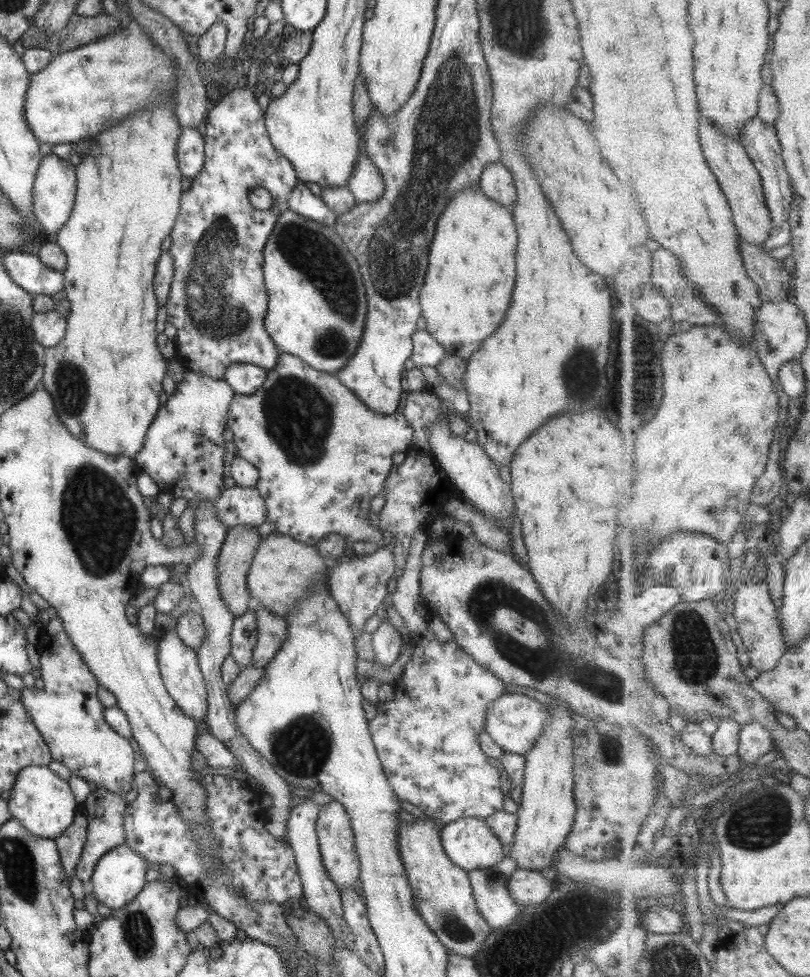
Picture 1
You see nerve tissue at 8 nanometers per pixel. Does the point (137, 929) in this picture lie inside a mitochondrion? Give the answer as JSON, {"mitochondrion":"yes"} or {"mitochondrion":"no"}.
{"mitochondrion":"yes"}

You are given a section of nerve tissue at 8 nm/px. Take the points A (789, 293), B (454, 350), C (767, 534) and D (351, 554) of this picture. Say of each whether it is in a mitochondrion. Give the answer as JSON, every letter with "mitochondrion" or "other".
{"A":"other","B":"other","C":"other","D":"other"}

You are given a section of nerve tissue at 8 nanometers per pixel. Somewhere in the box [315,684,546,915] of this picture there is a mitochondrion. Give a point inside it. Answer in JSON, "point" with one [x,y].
{"point":[491,879]}

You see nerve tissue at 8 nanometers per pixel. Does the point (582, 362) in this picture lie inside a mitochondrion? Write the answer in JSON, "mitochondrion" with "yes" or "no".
{"mitochondrion":"yes"}

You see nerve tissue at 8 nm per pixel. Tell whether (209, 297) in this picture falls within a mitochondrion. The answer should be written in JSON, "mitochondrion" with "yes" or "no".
{"mitochondrion":"yes"}

